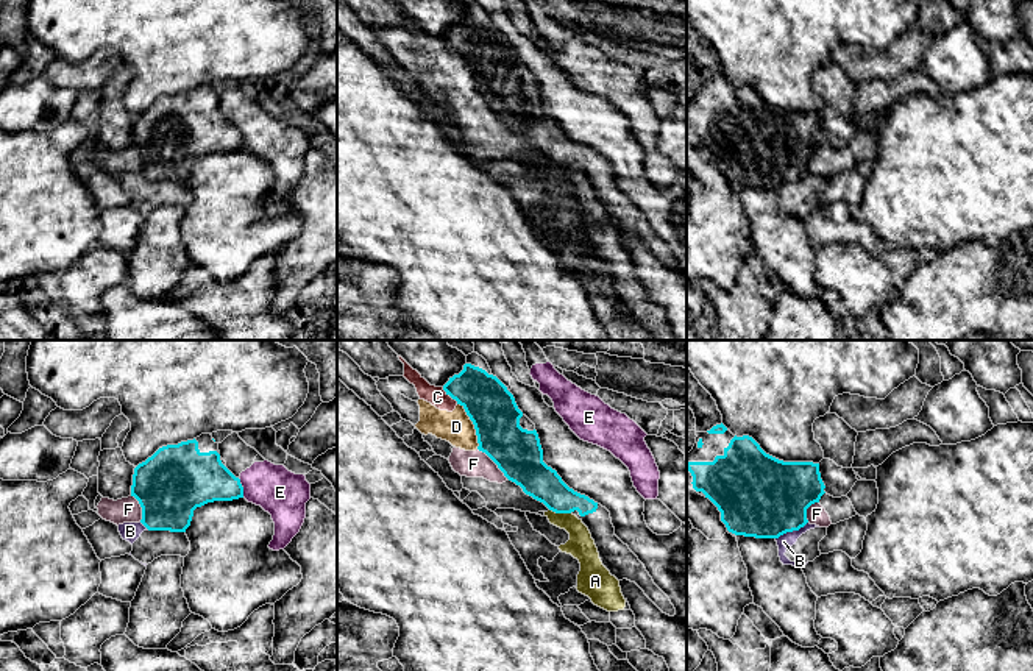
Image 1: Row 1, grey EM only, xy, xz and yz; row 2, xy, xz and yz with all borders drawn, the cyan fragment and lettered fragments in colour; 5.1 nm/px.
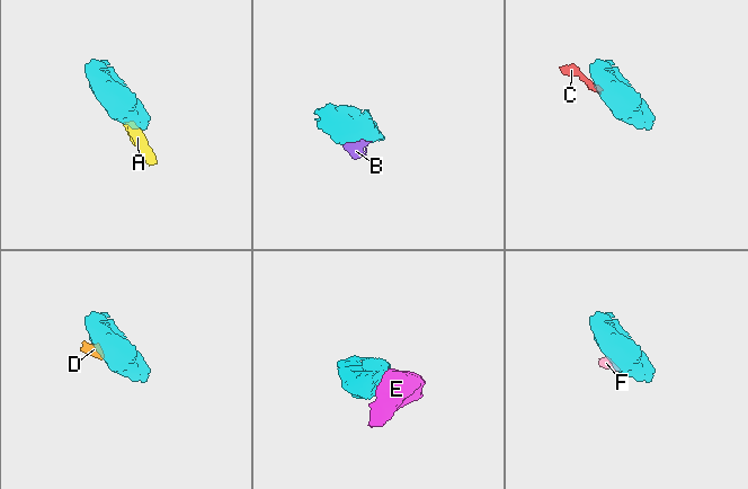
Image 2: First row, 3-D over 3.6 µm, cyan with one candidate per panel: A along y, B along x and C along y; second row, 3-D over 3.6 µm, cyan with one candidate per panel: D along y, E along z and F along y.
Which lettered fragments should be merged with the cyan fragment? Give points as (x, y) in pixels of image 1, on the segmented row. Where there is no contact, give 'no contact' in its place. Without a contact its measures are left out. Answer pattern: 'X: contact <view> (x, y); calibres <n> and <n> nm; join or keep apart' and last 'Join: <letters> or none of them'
A: contact xz (560, 512); calibres 180 and 140 nm; keep apart
B: contact yz (791, 531); calibres 420 and 80 nm; keep apart
C: contact xz (450, 395); calibres 240 and 100 nm; keep apart
D: contact xz (475, 426); calibres 240 and 160 nm; keep apart
E: contact xy (242, 487); calibres 280 and 240 nm; keep apart
F: contact xz (493, 461); calibres 240 and 140 nm; keep apart
Join: none of them

